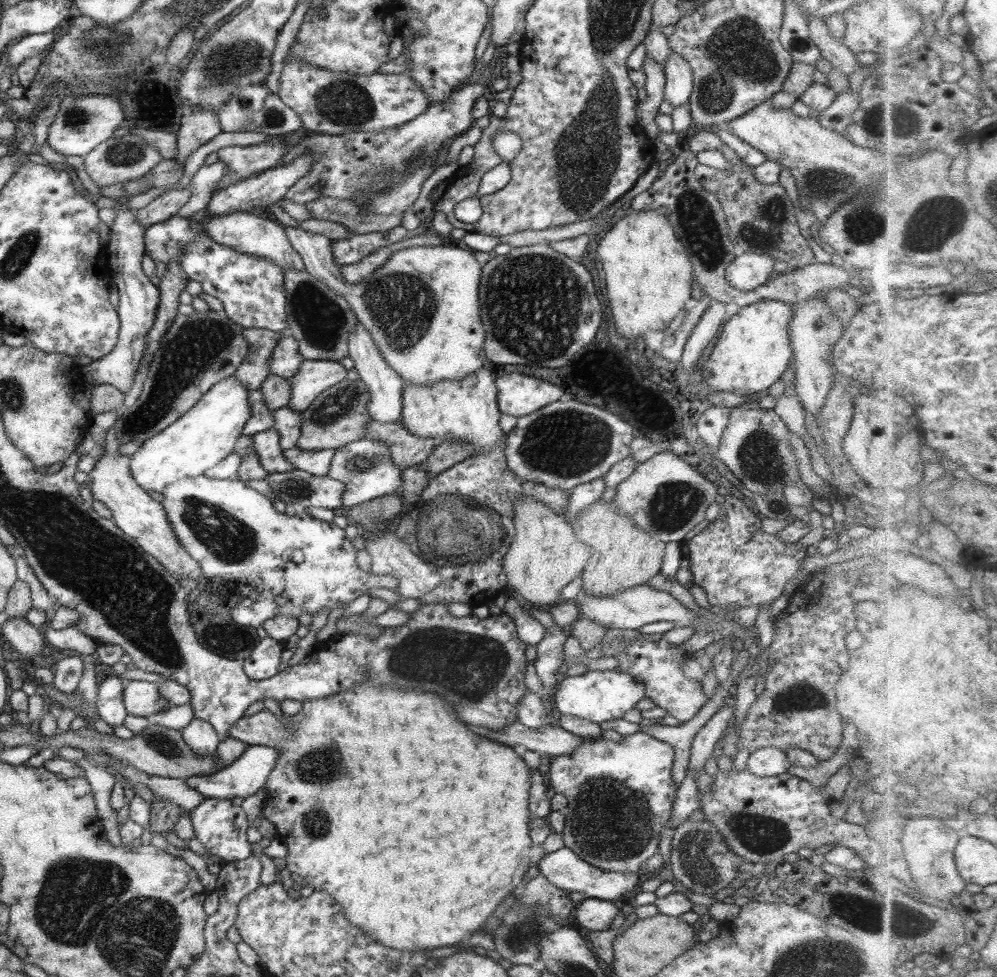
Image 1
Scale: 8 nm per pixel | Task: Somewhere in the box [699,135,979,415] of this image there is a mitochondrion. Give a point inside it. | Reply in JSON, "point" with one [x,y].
{"point":[925,233]}

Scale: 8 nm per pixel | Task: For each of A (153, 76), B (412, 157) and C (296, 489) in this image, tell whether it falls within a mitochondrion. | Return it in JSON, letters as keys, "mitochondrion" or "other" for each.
{"A":"other","B":"mitochondrion","C":"mitochondrion"}

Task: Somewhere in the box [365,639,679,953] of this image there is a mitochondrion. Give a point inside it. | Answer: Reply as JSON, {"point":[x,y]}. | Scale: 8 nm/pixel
{"point":[609,822]}

